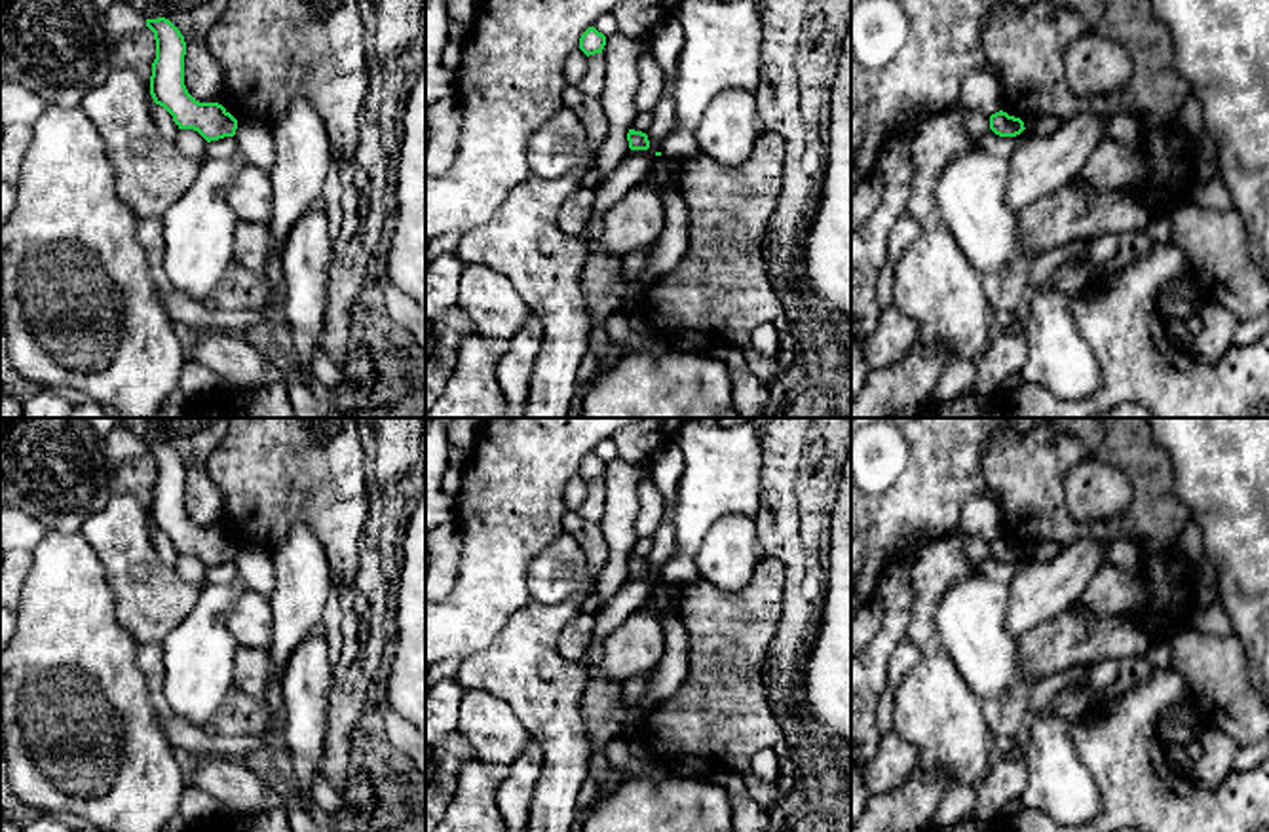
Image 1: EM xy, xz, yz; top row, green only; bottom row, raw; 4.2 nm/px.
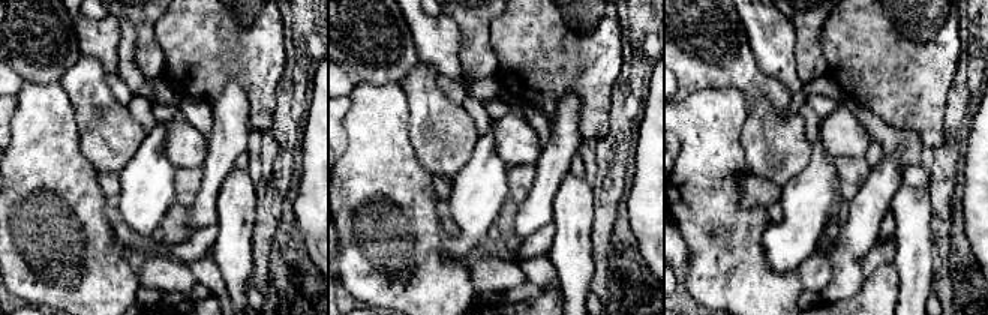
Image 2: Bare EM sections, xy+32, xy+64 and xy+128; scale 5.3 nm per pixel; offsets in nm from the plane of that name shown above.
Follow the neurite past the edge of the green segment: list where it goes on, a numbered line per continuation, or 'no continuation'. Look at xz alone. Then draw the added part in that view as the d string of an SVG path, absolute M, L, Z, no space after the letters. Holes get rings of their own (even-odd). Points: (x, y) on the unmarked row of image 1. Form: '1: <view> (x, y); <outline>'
no continuation

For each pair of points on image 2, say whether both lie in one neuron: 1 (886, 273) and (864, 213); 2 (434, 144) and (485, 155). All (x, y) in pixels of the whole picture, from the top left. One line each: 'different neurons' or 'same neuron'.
1: different neurons
2: different neurons

